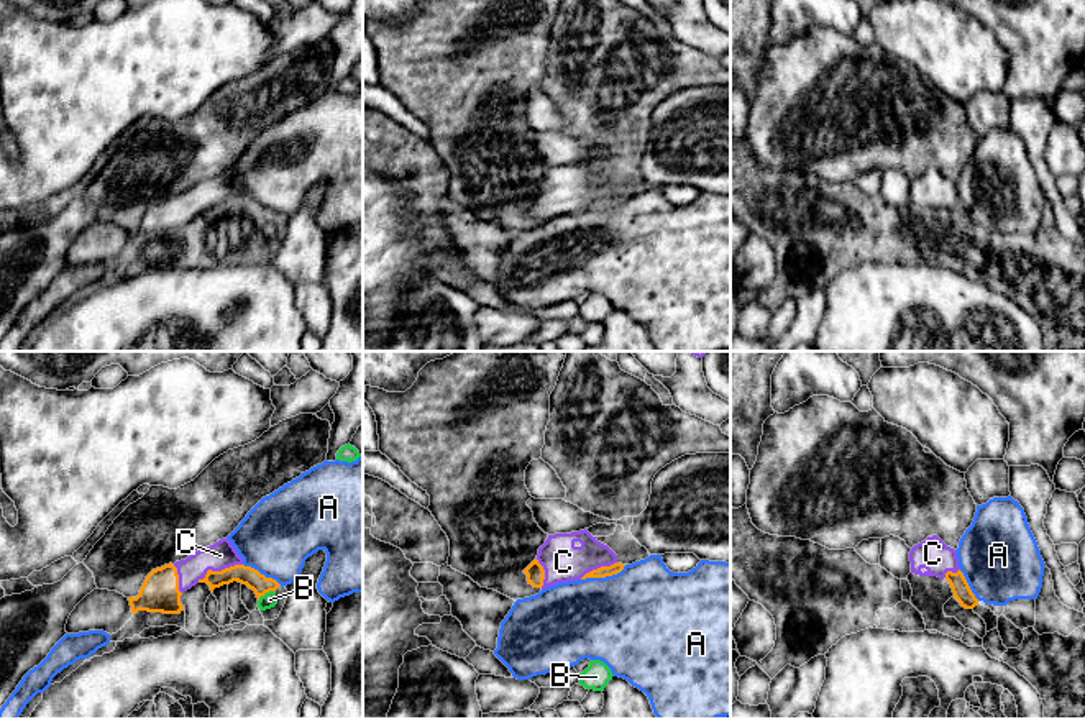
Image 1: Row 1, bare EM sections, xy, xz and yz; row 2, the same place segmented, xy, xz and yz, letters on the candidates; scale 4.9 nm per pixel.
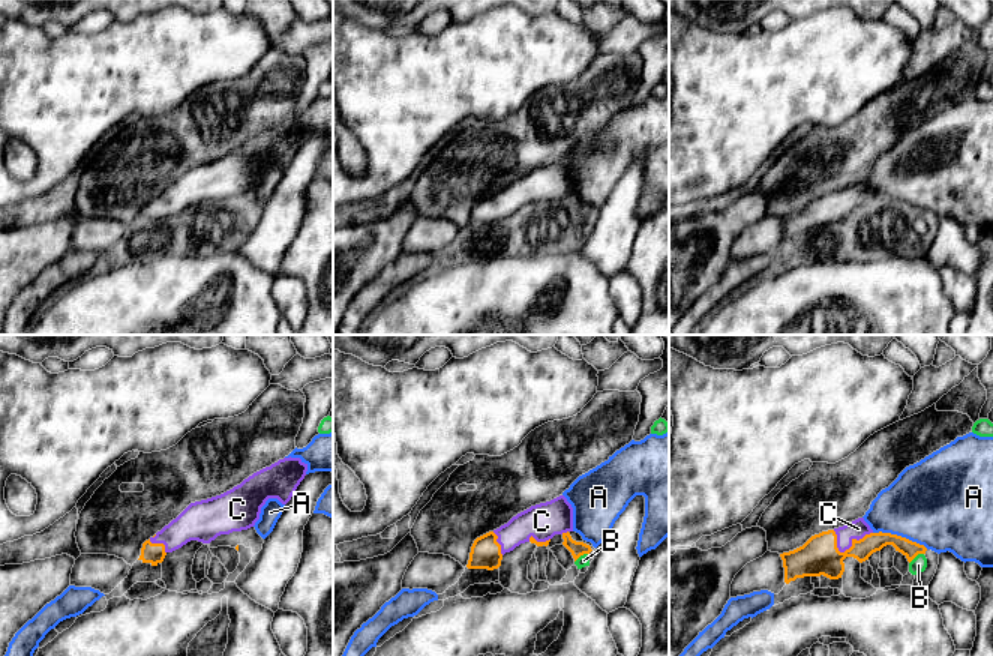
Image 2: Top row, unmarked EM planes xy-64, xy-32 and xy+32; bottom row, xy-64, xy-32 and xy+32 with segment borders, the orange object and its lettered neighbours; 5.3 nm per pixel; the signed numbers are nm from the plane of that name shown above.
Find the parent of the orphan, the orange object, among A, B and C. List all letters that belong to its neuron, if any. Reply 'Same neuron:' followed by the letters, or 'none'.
Same neuron: C

